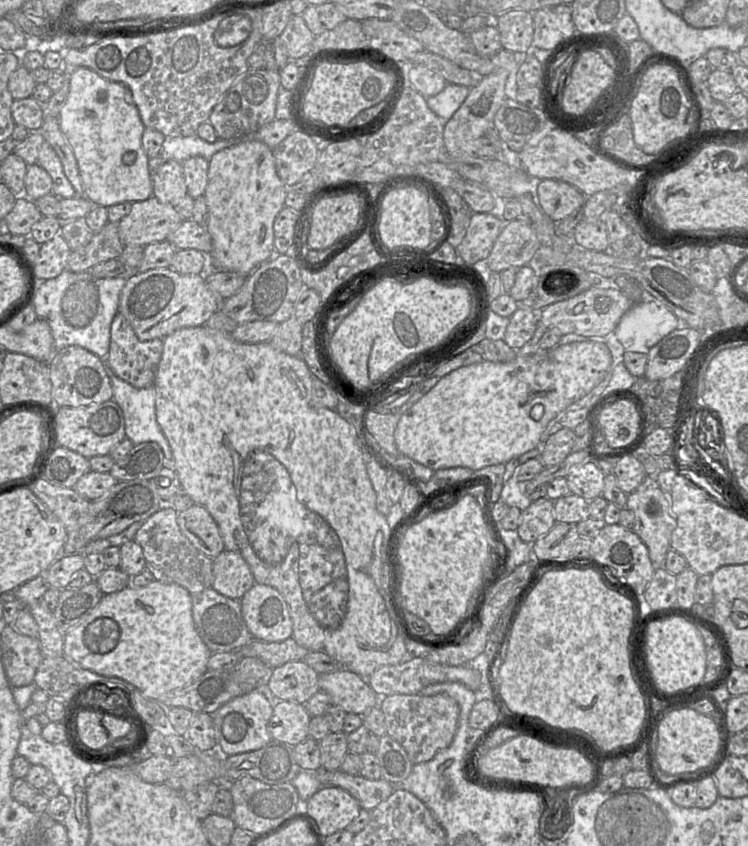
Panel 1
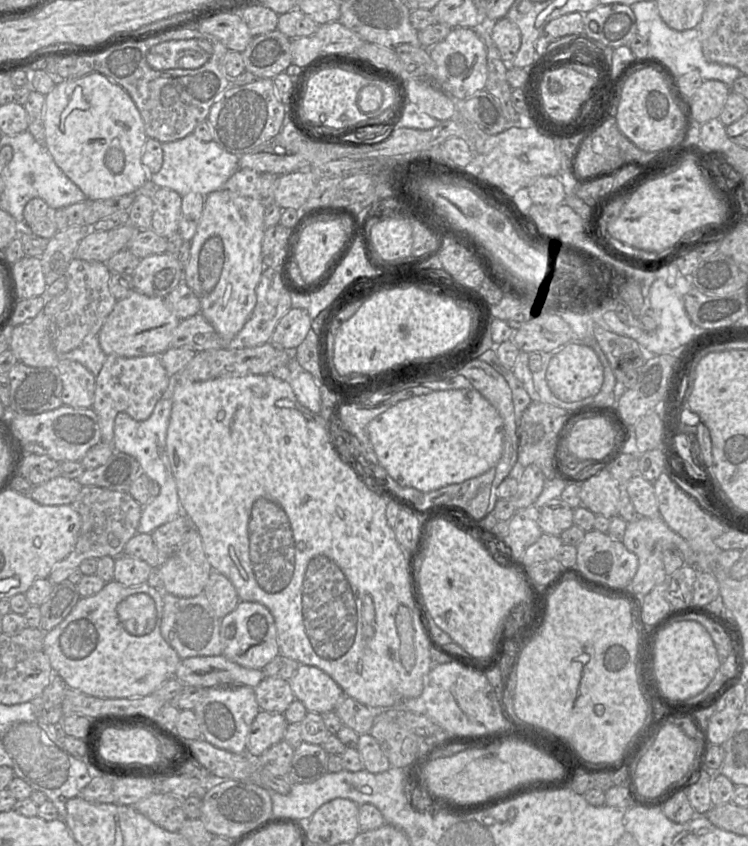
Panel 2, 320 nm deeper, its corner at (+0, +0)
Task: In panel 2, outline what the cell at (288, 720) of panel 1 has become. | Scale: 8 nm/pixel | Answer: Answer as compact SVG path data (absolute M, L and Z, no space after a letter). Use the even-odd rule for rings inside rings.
M260 710L247 738L246 753L259 758L267 749L284 739L288 723L282 713Z

